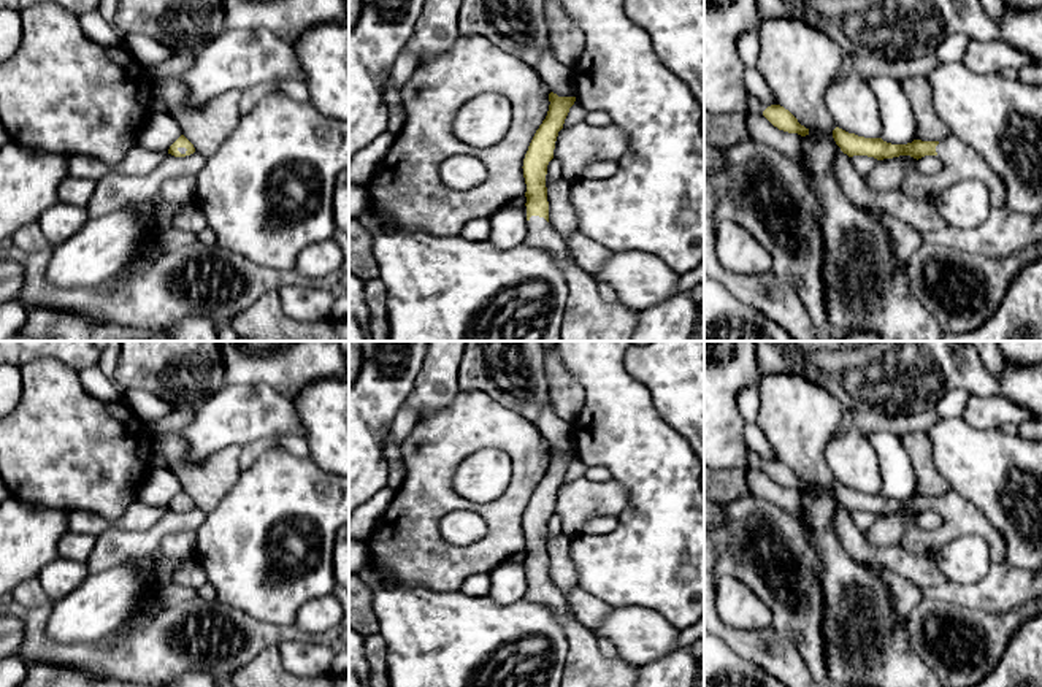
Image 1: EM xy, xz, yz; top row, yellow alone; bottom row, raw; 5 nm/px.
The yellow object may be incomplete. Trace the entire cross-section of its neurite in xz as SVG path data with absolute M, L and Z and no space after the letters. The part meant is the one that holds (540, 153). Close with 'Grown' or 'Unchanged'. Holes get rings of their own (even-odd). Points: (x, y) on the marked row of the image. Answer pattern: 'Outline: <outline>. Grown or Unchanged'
Outline: M549 94L549 111L536 130L523 159L527 184L527 236L523 243L552 254L563 271L568 298L560 341L633 341L639 311L623 306L617 298L604 301L595 278L568 257L566 241L549 224L546 175L554 159L555 141L576 97Z. Grown

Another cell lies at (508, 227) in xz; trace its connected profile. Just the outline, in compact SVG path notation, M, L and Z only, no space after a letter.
M527 206L506 208L490 217L490 241L500 248L512 248L523 243L528 221Z

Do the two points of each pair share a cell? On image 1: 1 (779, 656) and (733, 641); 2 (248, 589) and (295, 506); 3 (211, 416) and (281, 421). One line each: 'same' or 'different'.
1: same
2: same
3: same

